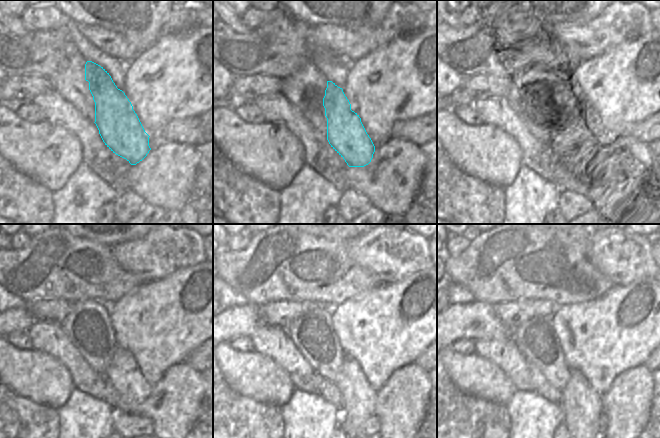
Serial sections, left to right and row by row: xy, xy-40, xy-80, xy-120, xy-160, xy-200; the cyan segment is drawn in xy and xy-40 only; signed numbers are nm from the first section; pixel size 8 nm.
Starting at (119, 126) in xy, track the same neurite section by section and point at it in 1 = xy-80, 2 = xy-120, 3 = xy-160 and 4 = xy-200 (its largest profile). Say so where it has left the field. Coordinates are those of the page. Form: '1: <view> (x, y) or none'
1: xy-80 (571, 142)
2: xy-120 (123, 372)
3: xy-160 (359, 398)
4: xy-200 (582, 406)

